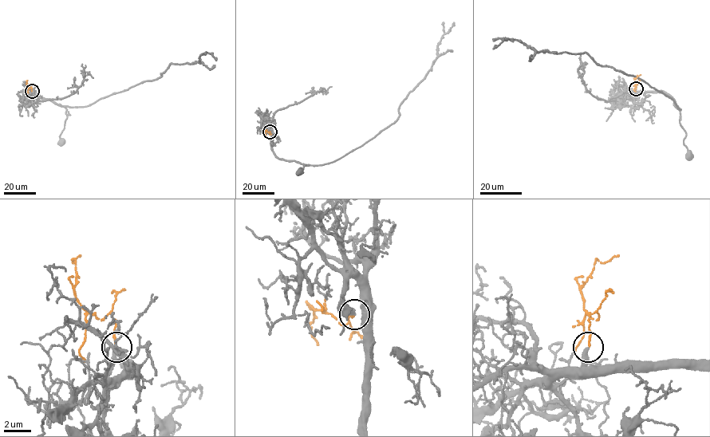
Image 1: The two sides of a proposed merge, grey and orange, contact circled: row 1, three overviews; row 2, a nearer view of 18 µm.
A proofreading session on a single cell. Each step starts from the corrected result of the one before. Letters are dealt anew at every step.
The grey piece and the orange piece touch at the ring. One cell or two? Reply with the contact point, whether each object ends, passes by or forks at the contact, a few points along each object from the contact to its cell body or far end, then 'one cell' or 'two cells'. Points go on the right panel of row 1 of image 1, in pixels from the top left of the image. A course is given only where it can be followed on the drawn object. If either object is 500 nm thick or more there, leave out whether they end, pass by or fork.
place (636, 88); grey ends; orange ends; course grey (636, 89), (630, 95), (665, 92), (673, 100), (686, 134), (684, 143), (689, 155); course orange (636, 89), (637, 84), (635, 79), (640, 74); one cell

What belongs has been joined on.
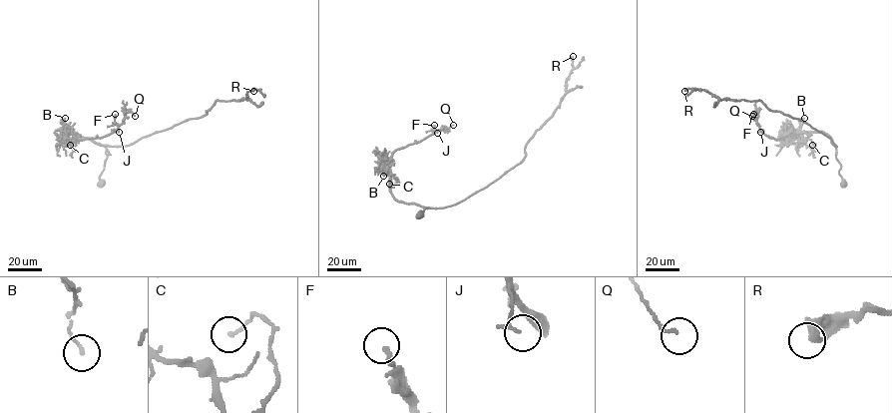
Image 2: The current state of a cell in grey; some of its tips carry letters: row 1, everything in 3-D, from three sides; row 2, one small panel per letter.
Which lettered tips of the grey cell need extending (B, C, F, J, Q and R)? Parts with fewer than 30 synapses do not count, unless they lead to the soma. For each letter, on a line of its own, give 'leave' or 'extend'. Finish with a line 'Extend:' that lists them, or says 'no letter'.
B: leave
C: leave
F: leave
J: leave
Q: leave
R: leave
Extend: no letter

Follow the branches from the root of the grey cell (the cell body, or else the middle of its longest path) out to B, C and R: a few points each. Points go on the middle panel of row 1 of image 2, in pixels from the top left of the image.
B: (419, 215), (418, 212), (423, 212), (425, 207), (397, 201), (390, 192), (388, 168), (383, 176)
C: (419, 215), (418, 212), (423, 212), (425, 207), (394, 198), (388, 168), (391, 188), (389, 184)
R: (419, 215), (424, 207), (443, 207), (464, 201), (523, 160), (526, 143), (566, 93), (573, 56)

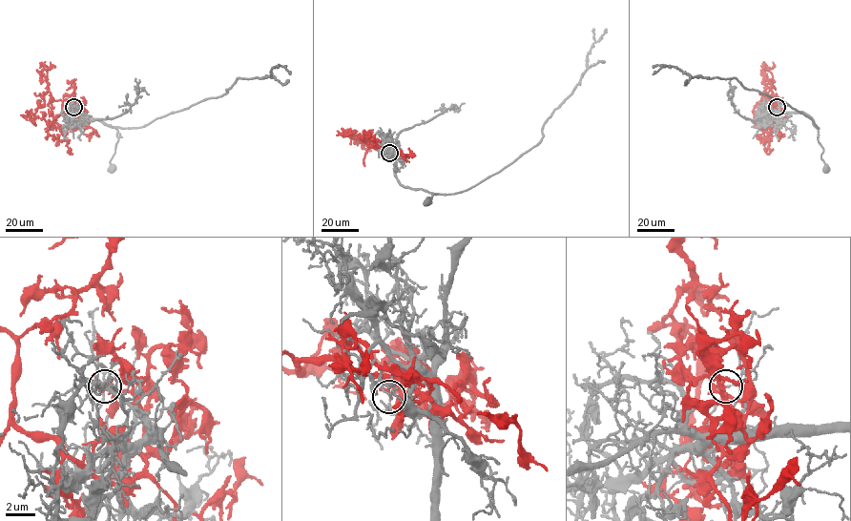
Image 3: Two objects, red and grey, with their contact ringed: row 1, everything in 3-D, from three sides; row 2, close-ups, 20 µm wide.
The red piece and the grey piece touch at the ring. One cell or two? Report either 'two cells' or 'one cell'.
two cells

